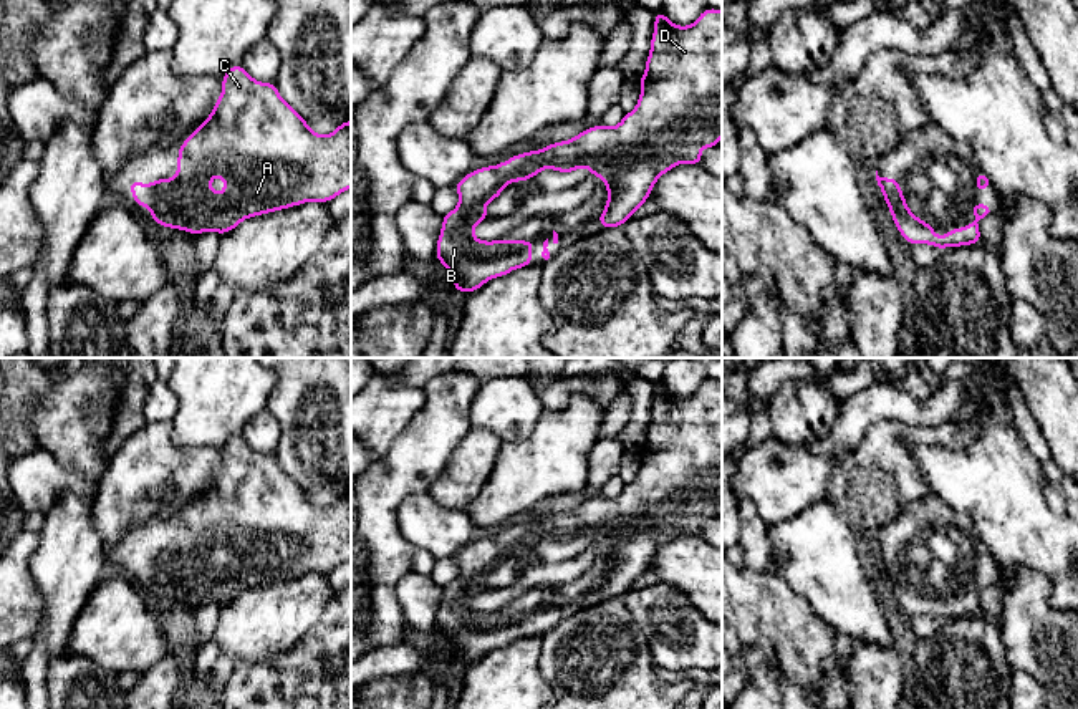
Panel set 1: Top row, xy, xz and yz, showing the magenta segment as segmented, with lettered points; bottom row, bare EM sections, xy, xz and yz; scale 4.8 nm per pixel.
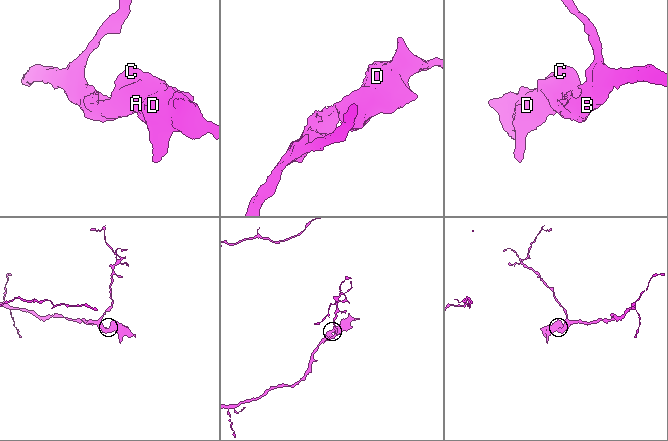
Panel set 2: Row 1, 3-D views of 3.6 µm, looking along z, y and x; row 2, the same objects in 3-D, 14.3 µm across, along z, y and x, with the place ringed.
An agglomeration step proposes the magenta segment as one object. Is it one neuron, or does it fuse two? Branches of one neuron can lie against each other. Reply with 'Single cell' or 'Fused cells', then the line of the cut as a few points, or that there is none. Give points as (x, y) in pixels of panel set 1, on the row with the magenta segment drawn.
Single cell. No split

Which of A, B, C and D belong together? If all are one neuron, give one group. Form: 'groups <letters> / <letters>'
groups A B C D

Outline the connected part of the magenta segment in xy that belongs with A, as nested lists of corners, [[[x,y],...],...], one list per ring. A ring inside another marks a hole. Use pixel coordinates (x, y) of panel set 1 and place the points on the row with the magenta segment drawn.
[[[242,65],[230,66],[222,76],[222,94],[215,101],[210,116],[177,147],[177,174],[167,179],[149,181],[149,192],[142,181],[131,181],[129,191],[134,202],[142,209],[151,207],[149,217],[162,225],[185,230],[194,235],[214,230],[220,235],[233,230],[248,217],[283,210],[305,202],[325,202],[351,187],[351,121],[341,123],[331,134],[320,136],[310,129],[305,118],[298,114],[280,96],[275,83],[253,80]],[[219,176],[225,189],[215,195],[210,179]]]

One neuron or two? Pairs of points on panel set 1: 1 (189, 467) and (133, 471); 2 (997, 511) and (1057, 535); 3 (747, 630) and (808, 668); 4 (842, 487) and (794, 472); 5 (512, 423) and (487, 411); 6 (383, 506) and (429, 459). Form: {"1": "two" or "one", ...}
{"1": "one", "2": "one", "3": "one", "4": "two", "5": "one", "6": "one"}

